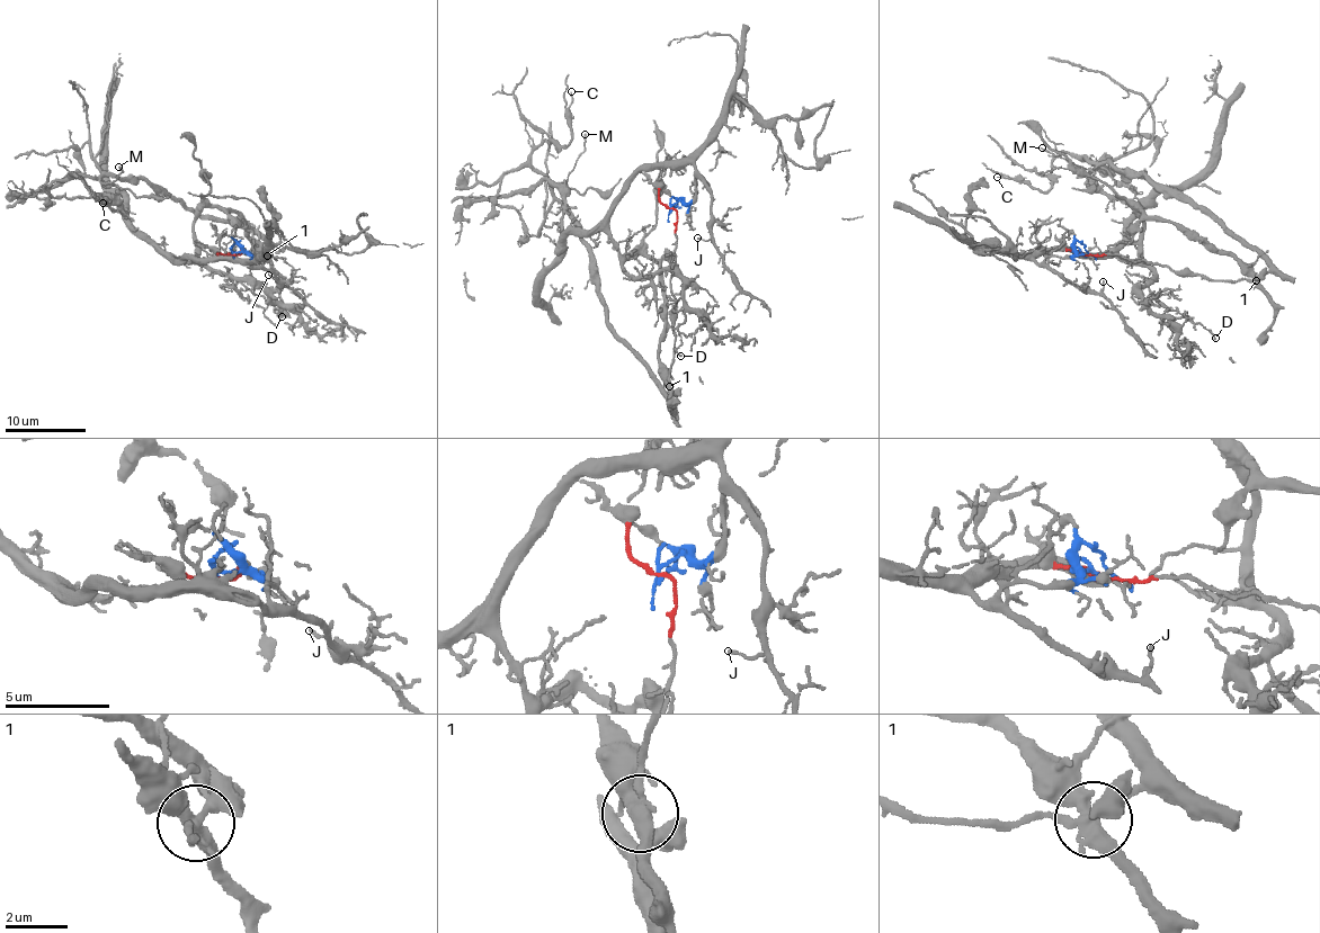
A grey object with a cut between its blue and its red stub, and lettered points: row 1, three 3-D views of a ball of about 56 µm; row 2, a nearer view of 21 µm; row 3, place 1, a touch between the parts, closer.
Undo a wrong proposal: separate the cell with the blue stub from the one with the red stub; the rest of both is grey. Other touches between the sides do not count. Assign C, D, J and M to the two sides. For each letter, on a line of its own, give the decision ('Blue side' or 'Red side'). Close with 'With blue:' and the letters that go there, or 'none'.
C: Red side
D: Blue side
J: Blue side
M: Red side
With blue: D, J

